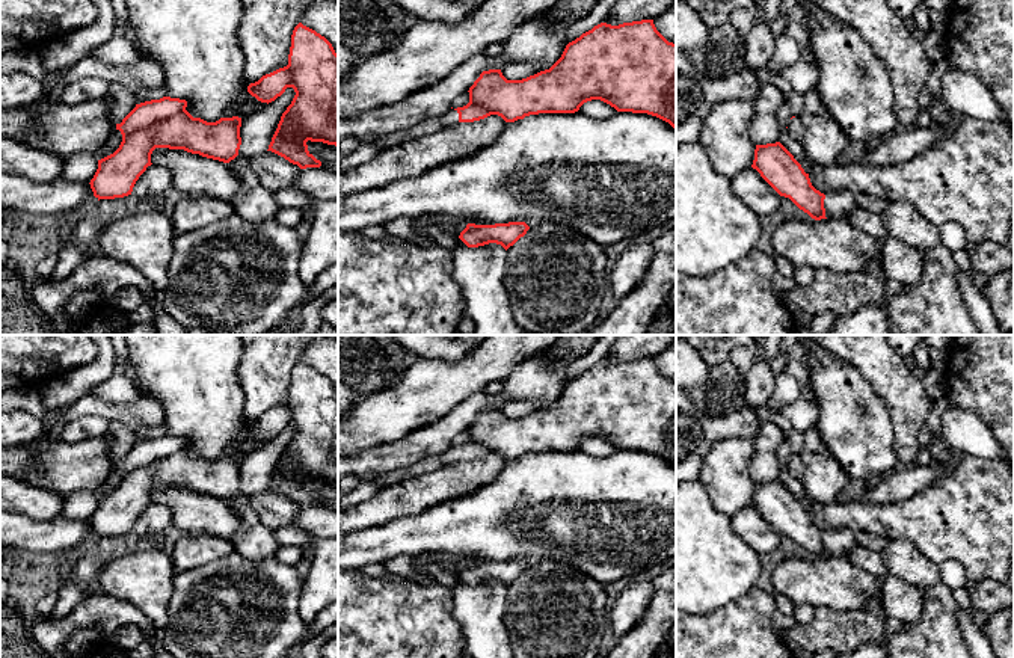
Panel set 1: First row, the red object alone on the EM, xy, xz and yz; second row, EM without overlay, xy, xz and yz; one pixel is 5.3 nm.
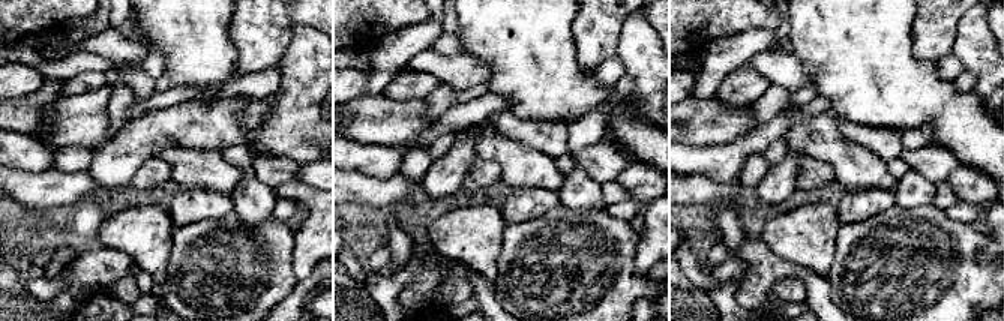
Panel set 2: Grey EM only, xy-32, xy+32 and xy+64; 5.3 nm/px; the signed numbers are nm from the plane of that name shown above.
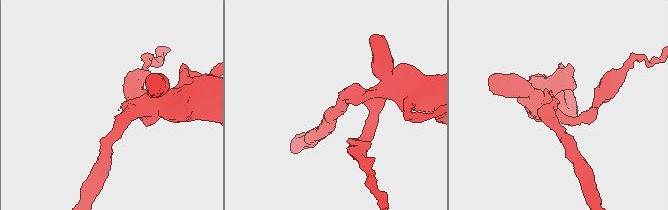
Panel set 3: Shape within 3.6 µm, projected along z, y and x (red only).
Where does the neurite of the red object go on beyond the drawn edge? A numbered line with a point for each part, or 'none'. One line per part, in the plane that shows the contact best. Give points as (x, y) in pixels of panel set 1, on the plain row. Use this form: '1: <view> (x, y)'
none

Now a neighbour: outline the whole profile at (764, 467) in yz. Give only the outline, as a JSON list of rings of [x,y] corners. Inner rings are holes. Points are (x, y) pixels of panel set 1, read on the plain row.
[[[762,420],[759,433],[751,439],[753,454],[750,460],[750,475],[754,483],[780,480],[777,450],[783,438],[785,432],[774,420]]]

